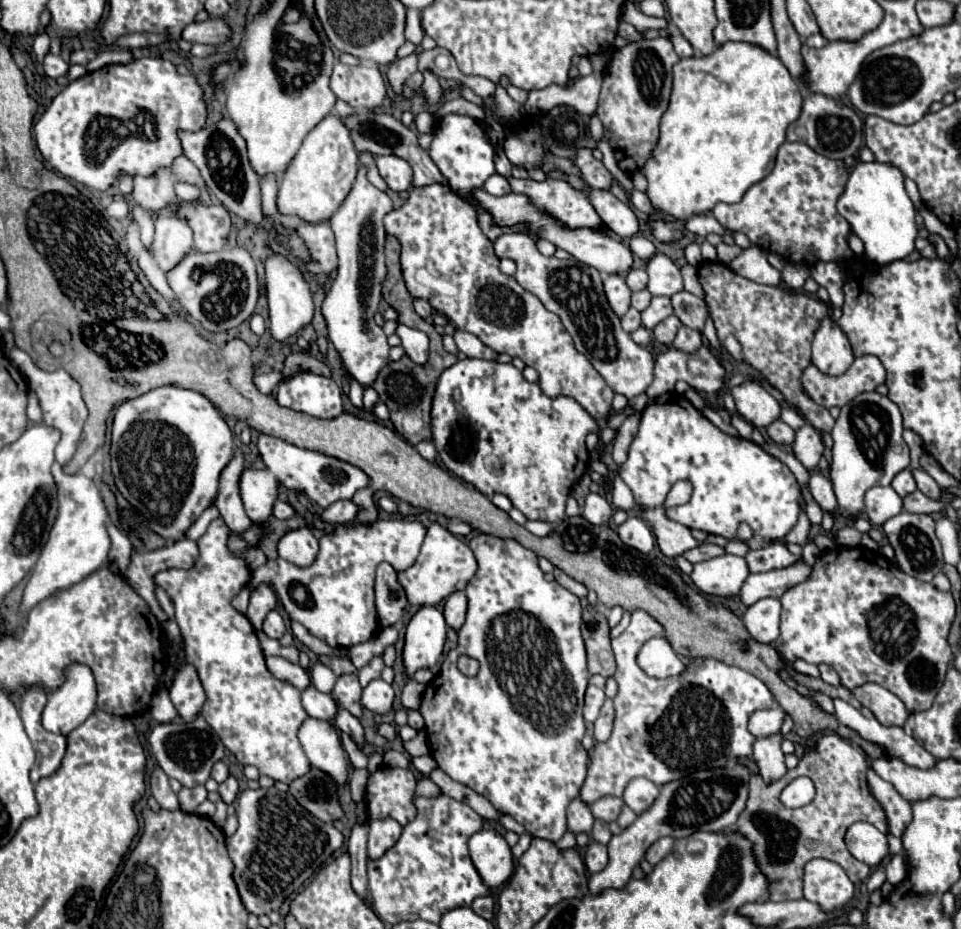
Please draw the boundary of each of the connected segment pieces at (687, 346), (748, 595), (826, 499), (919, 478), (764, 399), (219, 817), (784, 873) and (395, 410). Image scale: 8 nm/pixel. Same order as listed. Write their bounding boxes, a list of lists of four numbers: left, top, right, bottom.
[[673,325,703,353],[739,561,811,605],[809,473,837,513],[913,471,941,501],[731,379,781,429],[213,799,228,828],[737,733,887,901],[373,323,457,443]]

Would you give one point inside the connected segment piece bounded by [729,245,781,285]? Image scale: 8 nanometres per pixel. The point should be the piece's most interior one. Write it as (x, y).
(752, 264)

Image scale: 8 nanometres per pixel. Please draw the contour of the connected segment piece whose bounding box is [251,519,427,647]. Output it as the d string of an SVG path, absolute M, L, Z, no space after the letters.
M379 519L373 525L337 525L333 533L325 533L319 539L319 553L317 559L309 567L297 567L281 557L267 561L263 567L259 567L253 573L253 583L263 581L271 585L285 607L287 615L293 621L299 621L311 635L317 639L325 641L331 647L351 647L357 643L367 641L373 637L377 629L377 609L375 609L375 591L373 591L373 581L375 581L375 567L383 561L390 561L394 569L404 571L411 567L419 555L419 547L423 543L427 527L413 519Z

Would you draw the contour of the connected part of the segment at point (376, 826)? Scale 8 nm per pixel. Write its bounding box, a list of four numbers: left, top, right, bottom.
[367,819,403,859]

